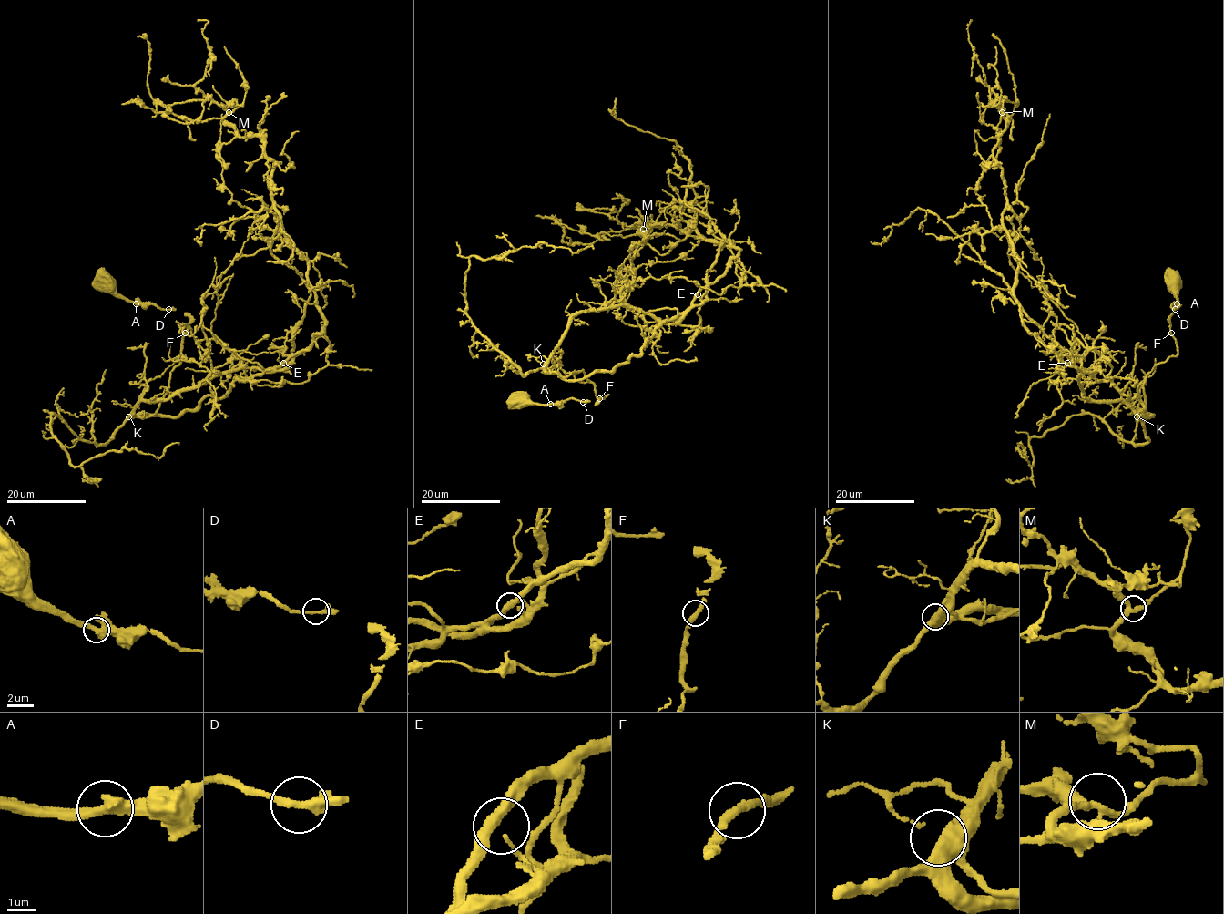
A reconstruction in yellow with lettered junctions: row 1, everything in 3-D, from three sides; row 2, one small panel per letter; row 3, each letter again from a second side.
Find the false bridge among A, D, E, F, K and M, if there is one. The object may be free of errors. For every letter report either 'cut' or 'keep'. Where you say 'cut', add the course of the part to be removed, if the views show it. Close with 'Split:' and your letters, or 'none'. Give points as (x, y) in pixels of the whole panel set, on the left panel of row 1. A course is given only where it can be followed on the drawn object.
A: keep
D: keep
E: keep
F: keep
K: keep
M: keep
Split: none

